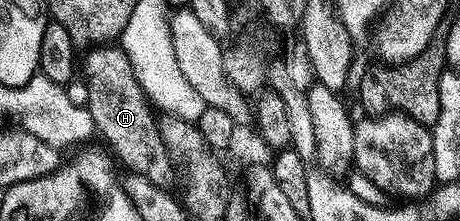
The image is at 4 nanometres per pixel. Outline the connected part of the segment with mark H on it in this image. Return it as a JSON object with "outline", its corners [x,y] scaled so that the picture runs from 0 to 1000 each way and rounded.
{"outline":[[[204,213],[189,240],[196,244],[187,258],[187,443],[183,443],[183,471],[200,520],[200,557],[211,615],[230,629],[233,647],[239,652],[235,665],[246,706],[263,742],[267,729],[283,760],[280,778],[289,796],[322,810],[322,828],[350,855],[376,860],[383,837],[383,751],[378,724],[370,715],[370,692],[357,665],[357,629],[348,629],[343,529],[330,489],[328,457],[317,443],[317,416],[309,407],[296,357],[278,249],[261,213]]]}

